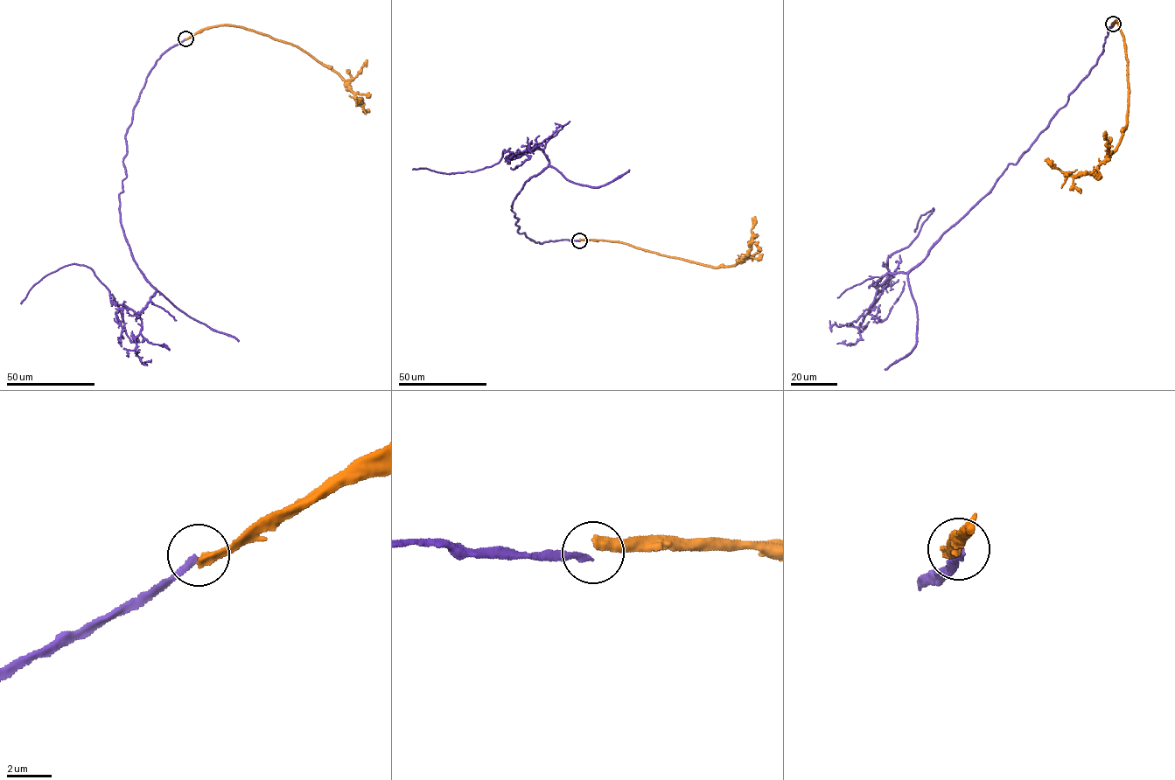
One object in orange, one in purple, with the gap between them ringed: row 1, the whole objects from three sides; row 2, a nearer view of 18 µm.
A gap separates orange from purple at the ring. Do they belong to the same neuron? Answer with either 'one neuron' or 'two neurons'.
two neurons

